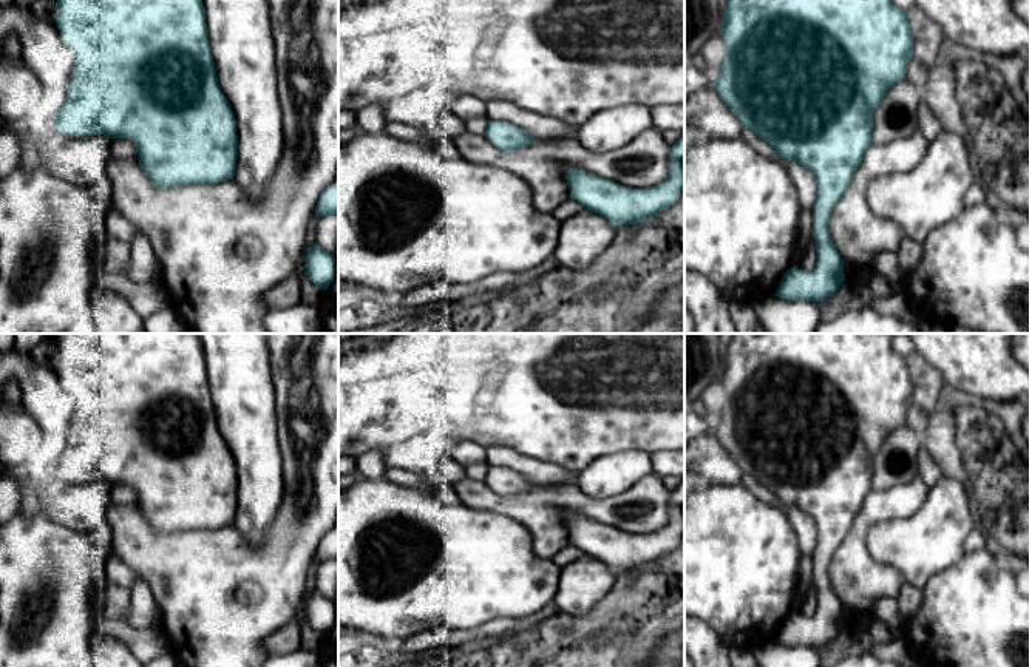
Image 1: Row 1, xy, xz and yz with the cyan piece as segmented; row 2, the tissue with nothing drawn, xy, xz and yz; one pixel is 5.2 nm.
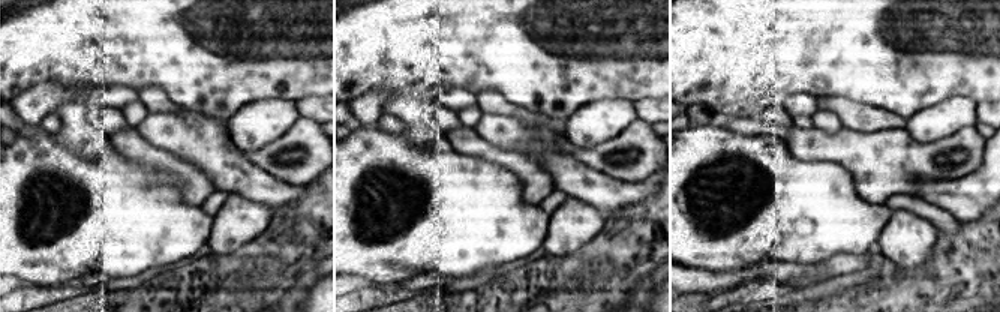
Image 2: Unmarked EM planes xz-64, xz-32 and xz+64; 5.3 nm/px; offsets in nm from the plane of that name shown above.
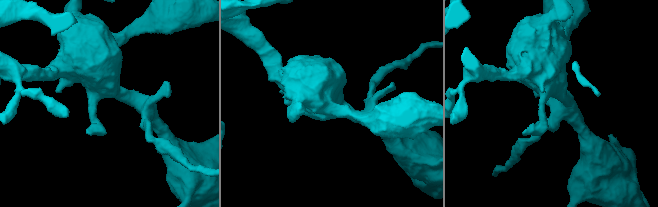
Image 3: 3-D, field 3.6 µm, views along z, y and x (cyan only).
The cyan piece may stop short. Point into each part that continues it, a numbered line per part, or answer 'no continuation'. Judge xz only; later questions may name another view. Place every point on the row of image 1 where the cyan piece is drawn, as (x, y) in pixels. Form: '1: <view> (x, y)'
no continuation

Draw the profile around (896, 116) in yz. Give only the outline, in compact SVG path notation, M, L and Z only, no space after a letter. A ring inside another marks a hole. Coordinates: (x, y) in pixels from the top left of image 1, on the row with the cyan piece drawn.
M905 77L896 82L873 113L873 144L888 144L918 130L921 88Z

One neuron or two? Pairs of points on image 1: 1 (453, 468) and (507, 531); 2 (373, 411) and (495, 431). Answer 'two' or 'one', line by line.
1: two
2: one

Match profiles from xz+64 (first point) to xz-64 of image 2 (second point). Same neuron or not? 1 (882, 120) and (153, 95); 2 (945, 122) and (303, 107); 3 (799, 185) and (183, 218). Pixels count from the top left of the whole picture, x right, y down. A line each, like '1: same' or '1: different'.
1: same
2: different
3: same

